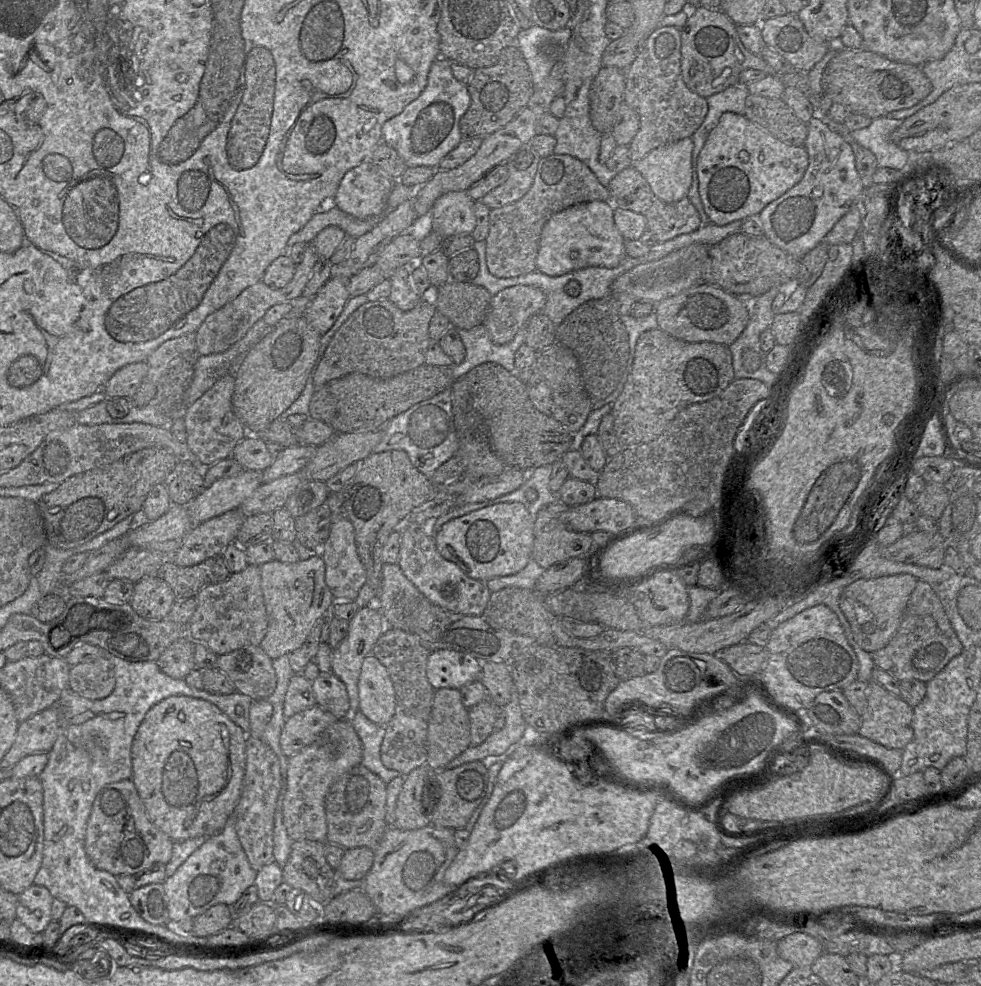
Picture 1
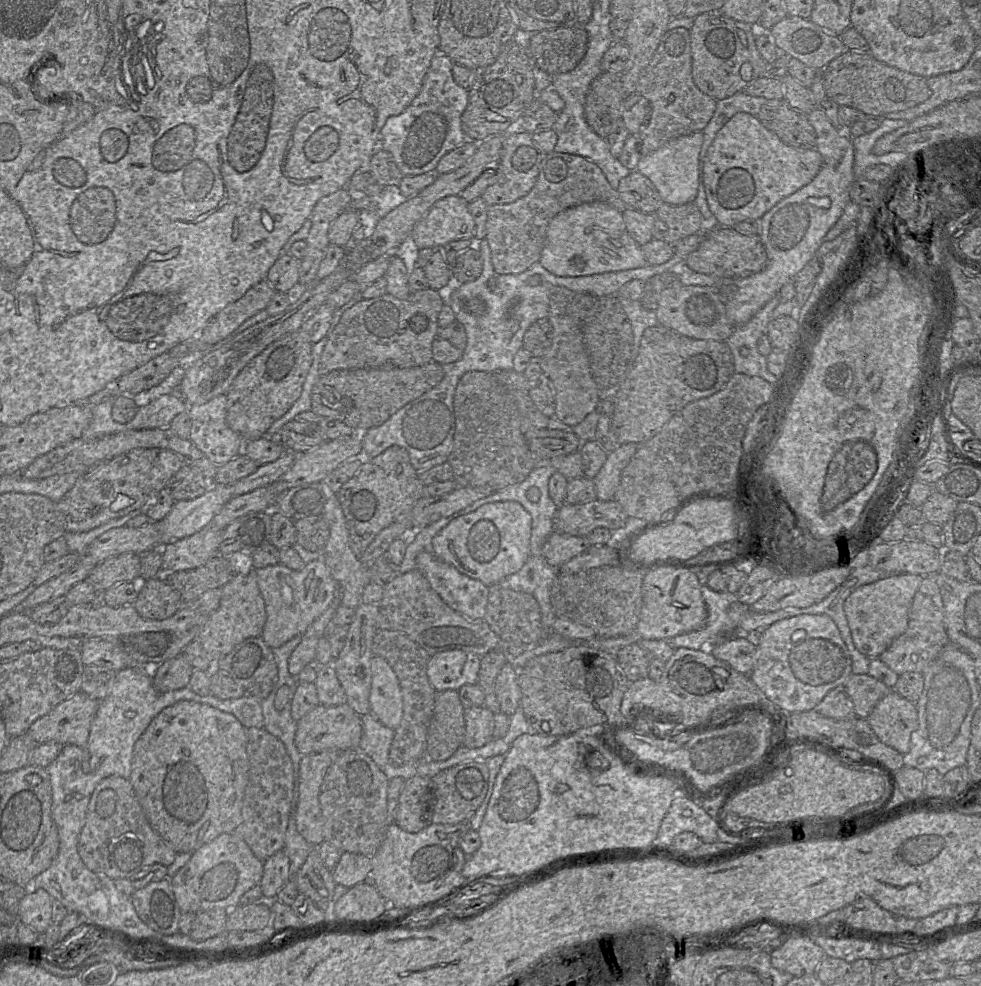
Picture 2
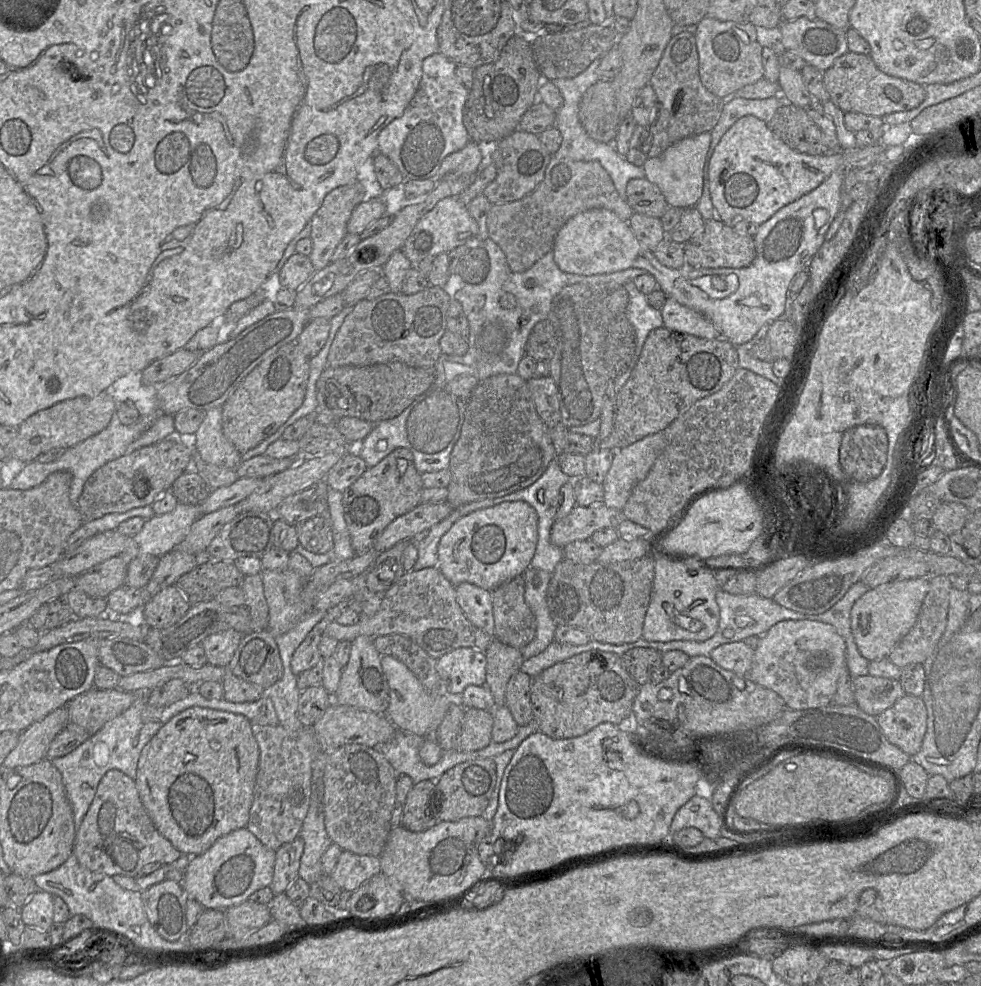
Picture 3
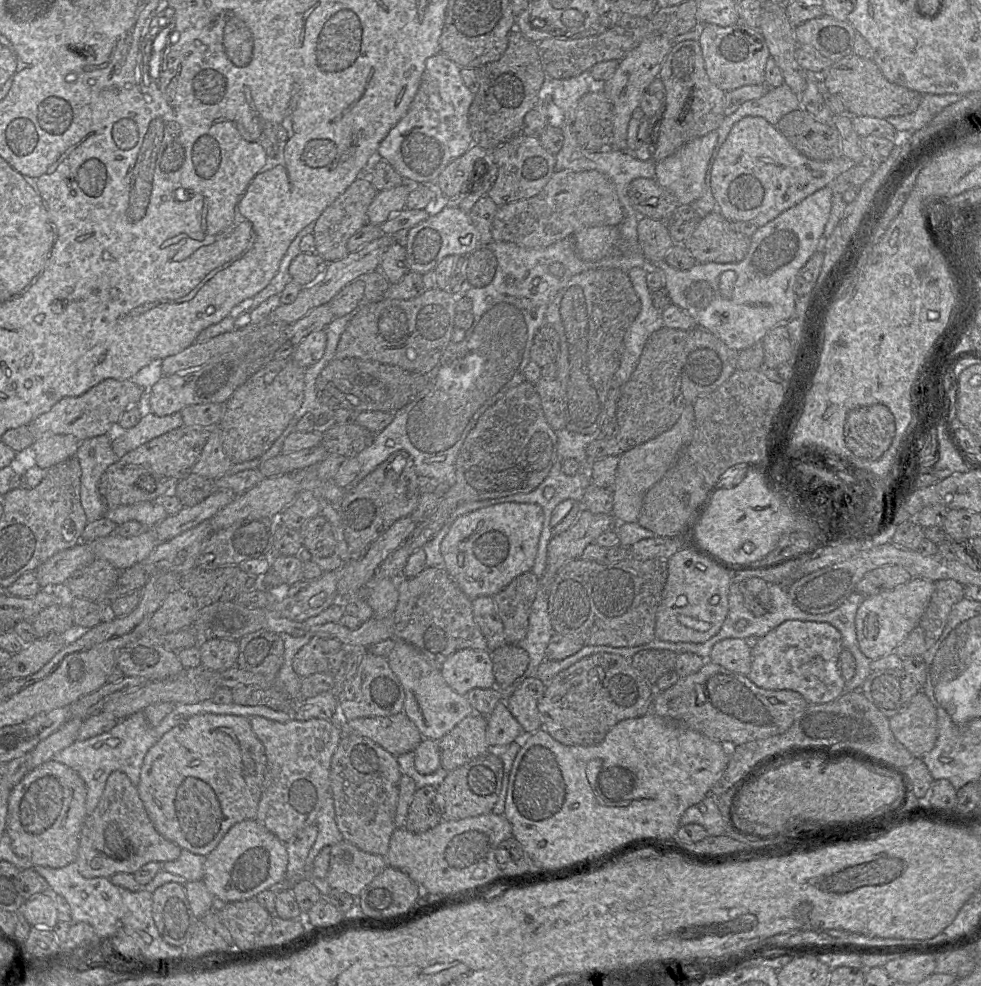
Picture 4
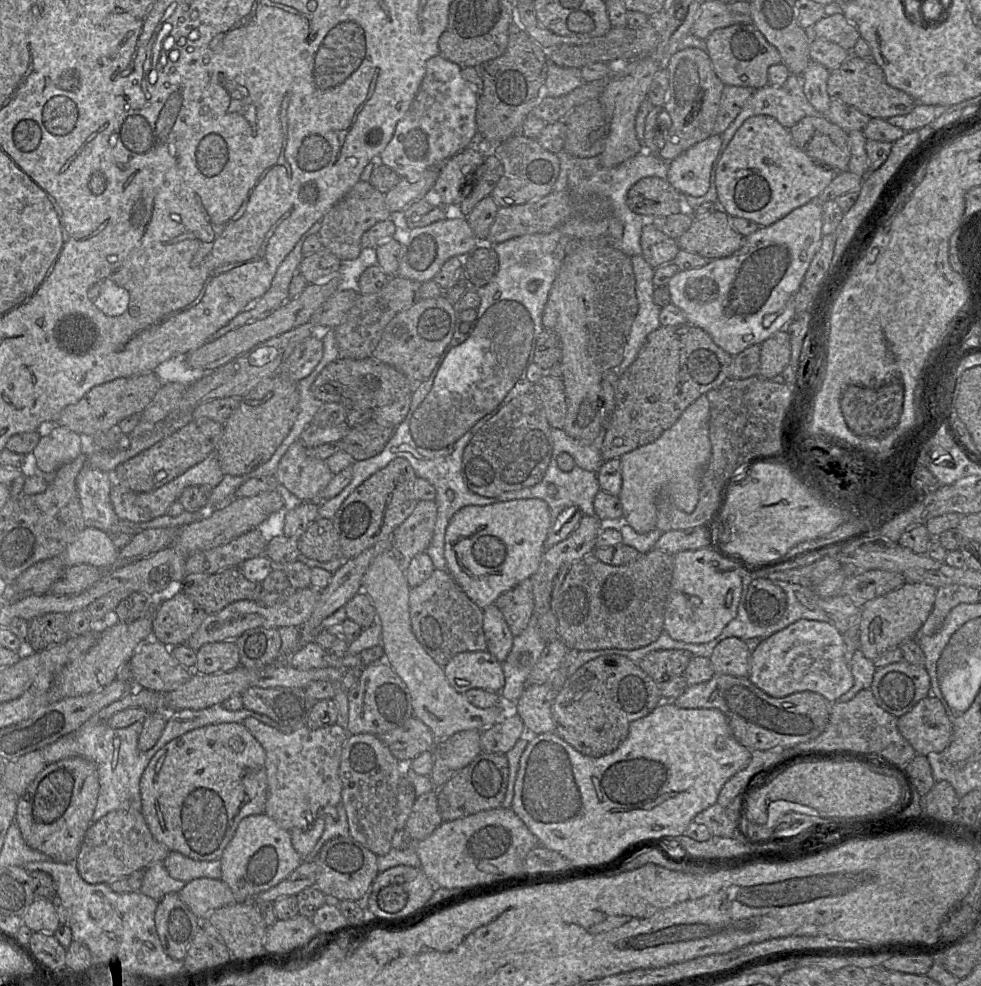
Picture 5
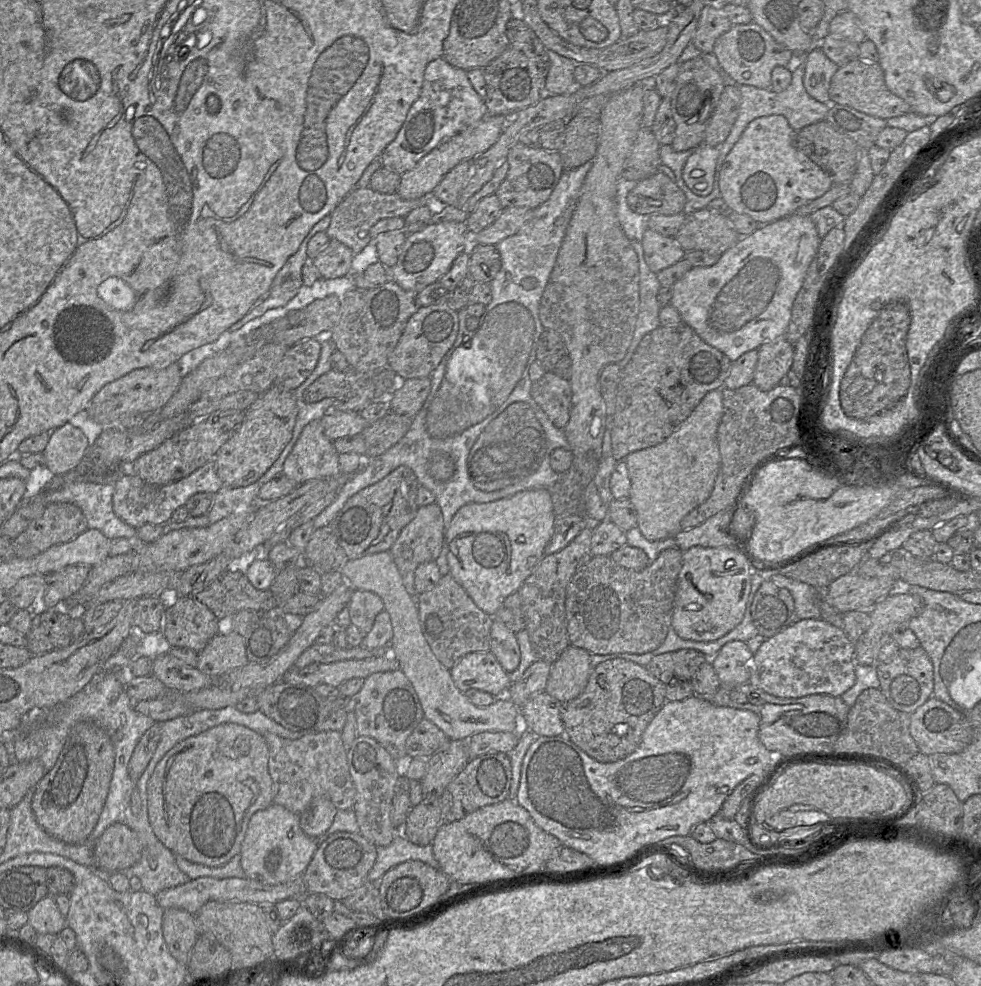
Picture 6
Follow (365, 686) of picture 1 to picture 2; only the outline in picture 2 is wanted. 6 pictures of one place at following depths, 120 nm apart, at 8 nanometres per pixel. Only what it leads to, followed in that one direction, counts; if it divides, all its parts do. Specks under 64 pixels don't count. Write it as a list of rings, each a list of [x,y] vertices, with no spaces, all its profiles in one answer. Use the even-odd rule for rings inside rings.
[[[374,655],[371,659],[370,713],[384,726],[396,729],[403,716],[402,693],[398,678],[388,662]]]

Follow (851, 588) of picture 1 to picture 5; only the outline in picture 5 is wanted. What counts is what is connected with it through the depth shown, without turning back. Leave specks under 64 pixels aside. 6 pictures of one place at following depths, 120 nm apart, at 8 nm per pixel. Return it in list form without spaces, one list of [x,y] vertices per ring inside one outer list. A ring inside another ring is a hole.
[[[905,582],[902,586],[866,602],[860,611],[859,624],[859,649],[863,655],[874,661],[887,650],[898,647],[899,644],[908,638],[914,638],[917,631],[928,618],[935,601],[937,588],[928,584]]]

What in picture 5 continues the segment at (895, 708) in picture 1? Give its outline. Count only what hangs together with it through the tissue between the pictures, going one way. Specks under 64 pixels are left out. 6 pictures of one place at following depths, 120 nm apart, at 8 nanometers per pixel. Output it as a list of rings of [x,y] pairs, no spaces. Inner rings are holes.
[[[931,694],[899,717],[897,728],[916,755],[927,756],[931,752],[941,752],[952,738],[952,725],[945,708]]]

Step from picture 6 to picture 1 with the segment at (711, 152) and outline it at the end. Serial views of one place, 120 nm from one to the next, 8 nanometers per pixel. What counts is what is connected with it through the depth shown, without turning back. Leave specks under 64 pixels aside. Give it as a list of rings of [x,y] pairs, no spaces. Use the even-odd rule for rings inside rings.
[[[685,138],[659,147],[631,166],[635,167],[646,179],[655,196],[664,202],[677,202],[688,196],[692,183],[692,138]]]

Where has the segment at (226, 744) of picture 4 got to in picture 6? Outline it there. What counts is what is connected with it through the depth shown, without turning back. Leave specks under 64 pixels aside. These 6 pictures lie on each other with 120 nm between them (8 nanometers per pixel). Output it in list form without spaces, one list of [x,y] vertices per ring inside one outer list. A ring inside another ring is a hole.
[[[236,723],[220,724],[177,743],[158,762],[147,783],[148,819],[154,834],[174,855],[209,867],[224,865],[240,853],[252,815],[273,803],[268,761],[263,735]]]

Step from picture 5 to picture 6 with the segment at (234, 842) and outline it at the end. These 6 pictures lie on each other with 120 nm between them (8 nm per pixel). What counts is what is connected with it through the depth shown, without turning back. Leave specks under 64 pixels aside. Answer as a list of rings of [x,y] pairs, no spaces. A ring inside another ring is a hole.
[[[272,803],[266,809],[260,810],[255,812],[249,820],[248,828],[245,834],[245,838],[242,842],[241,849],[240,849],[240,864],[244,871],[245,877],[253,880],[260,881],[265,884],[280,884],[283,882],[287,882],[290,879],[294,879],[298,876],[303,875],[304,871],[306,870],[308,864],[310,863],[314,853],[316,852],[319,845],[319,840],[312,838],[306,835],[300,827],[300,816],[291,812],[290,810],[286,809],[285,807],[278,805],[276,803]]]

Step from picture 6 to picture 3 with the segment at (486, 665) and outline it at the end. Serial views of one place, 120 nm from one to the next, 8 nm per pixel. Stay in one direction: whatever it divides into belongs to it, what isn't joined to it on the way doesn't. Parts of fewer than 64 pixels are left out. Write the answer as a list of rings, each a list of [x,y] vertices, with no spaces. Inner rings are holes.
[[[474,648],[455,649],[439,657],[435,669],[445,692],[451,697],[460,697],[468,685],[485,685],[485,651]]]

